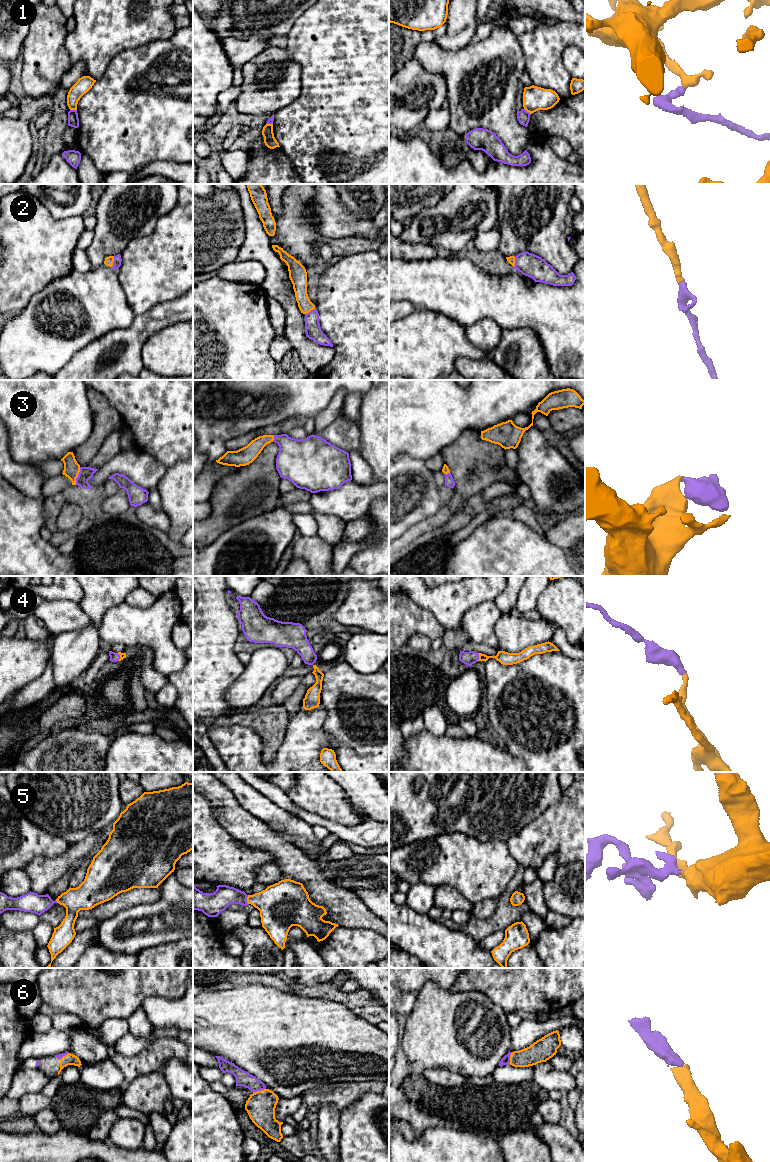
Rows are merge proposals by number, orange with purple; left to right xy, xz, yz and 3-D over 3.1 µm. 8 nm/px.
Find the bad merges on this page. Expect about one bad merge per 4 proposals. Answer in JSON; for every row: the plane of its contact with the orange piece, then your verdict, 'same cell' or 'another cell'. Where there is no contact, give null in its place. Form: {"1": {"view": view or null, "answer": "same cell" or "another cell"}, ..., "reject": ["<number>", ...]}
{"1": {"view": "xy", "answer": "another cell"}, "2": {"view": "xy", "answer": "same cell"}, "3": {"view": "xy", "answer": "same cell"}, "4": {"view": "yz", "answer": "same cell"}, "5": {"view": "xz", "answer": "same cell"}, "6": {"view": "yz", "answer": "same cell"}, "reject": ["1"]}

